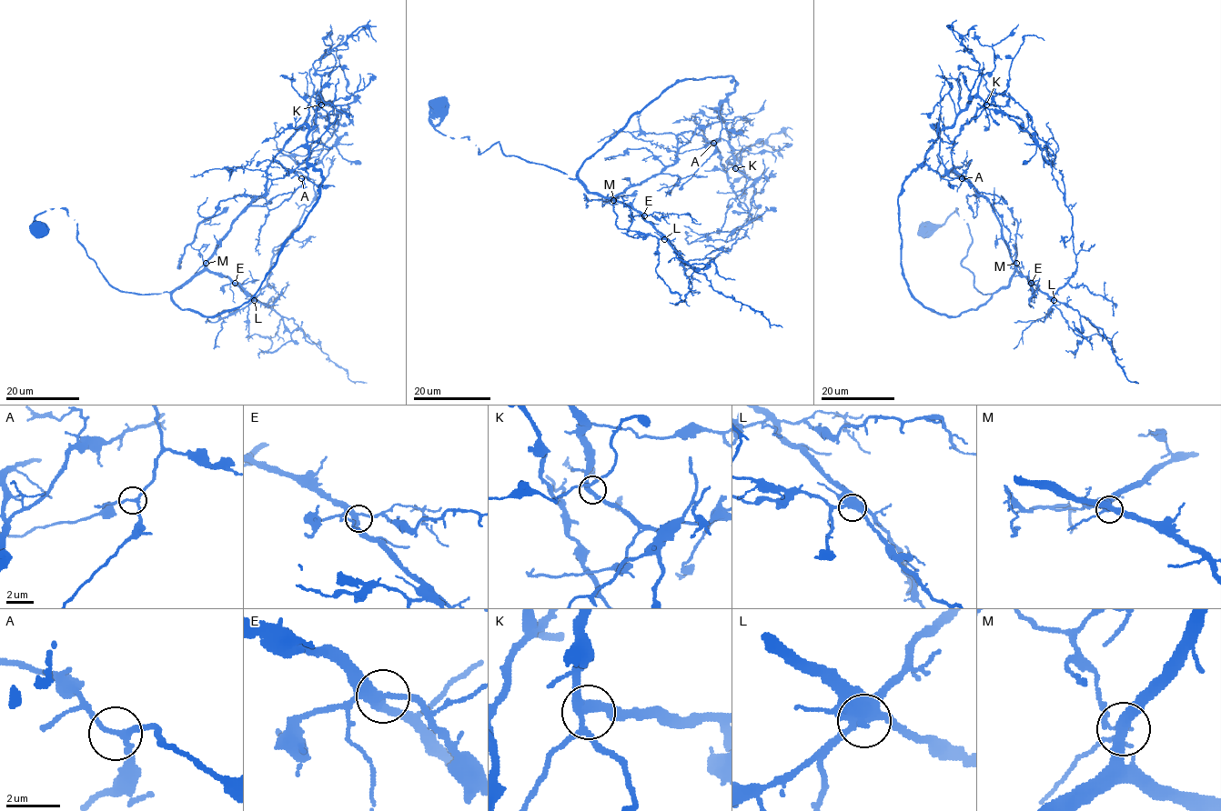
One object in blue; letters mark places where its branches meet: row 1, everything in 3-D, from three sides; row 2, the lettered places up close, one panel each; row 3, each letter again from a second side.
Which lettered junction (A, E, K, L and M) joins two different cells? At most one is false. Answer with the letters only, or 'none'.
M

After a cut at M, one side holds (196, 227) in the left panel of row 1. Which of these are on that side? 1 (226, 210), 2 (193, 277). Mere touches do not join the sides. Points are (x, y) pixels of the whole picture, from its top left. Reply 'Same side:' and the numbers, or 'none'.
Same side: 1

